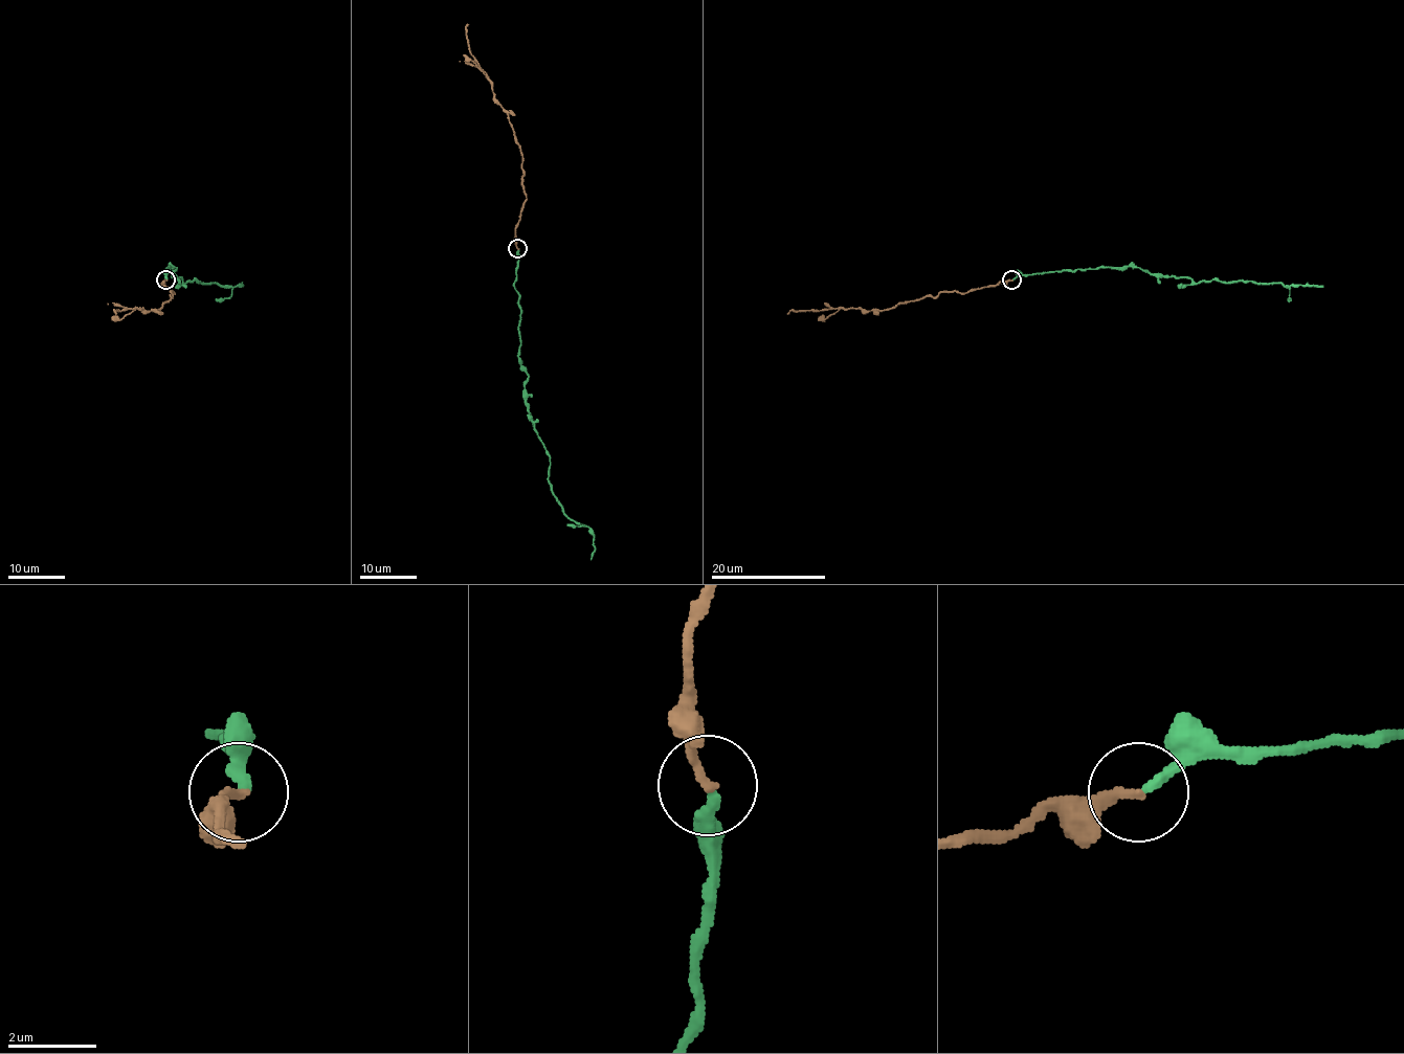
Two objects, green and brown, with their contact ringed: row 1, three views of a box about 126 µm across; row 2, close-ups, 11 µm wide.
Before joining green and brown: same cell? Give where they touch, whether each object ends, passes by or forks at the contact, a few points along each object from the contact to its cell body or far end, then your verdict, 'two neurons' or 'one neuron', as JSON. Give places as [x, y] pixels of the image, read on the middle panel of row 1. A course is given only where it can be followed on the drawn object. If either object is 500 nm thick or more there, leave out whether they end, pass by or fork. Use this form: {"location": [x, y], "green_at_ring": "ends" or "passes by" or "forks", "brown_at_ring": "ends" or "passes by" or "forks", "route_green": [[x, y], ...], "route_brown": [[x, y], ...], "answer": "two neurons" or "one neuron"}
{"location": [517, 248], "green_at_ring": "ends", "brown_at_ring": "ends", "route_green": [[518, 249], [514, 285], [528, 412], [550, 457], [551, 491], [567, 517], [585, 524], [594, 537], [591, 560]], "route_brown": [[518, 249], [515, 224], [525, 200], [520, 149], [508, 113], [495, 97], [487, 73], [471, 53], [467, 23]], "answer": "one neuron"}

